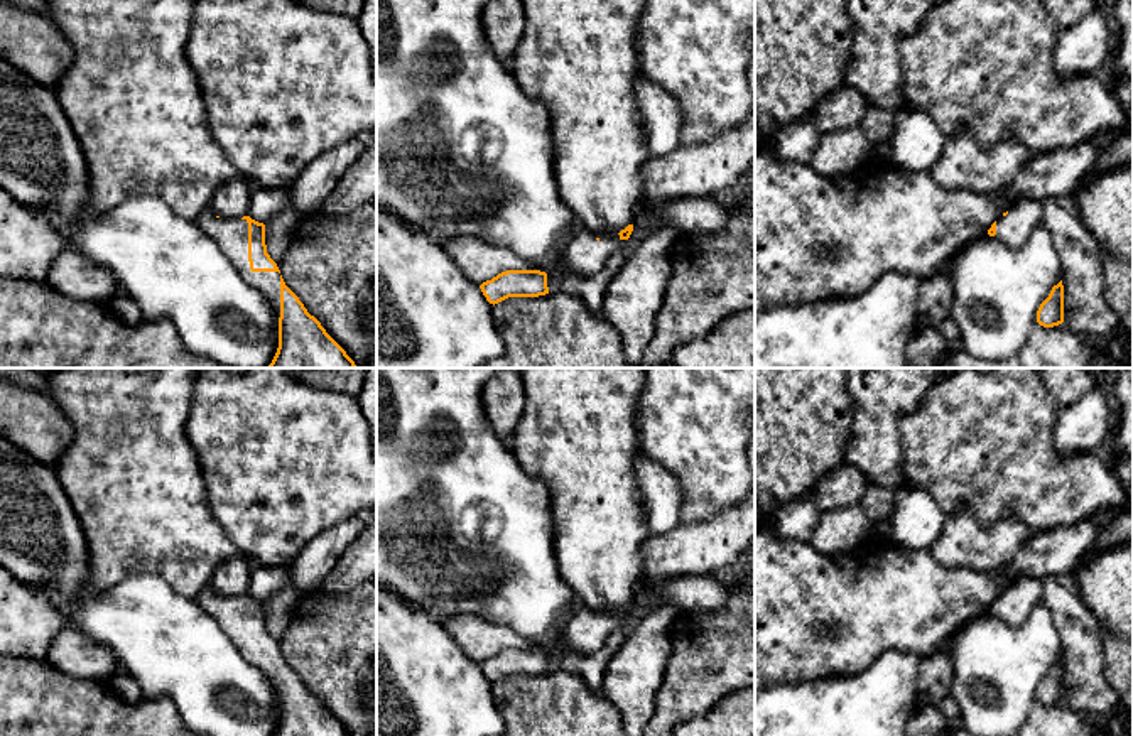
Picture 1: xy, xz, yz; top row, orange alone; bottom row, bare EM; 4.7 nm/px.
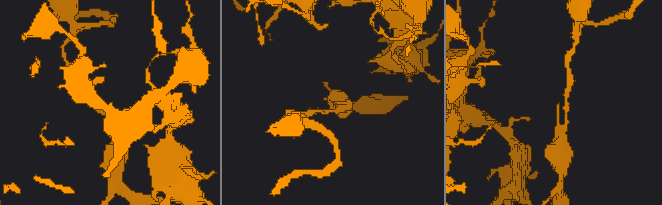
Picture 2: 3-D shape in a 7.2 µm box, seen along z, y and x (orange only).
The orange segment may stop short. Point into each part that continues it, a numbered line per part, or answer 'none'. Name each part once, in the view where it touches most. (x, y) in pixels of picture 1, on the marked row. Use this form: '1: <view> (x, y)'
1: xy (230, 233)

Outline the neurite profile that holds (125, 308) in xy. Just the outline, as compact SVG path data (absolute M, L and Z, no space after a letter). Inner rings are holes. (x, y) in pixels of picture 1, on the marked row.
M118 292L111 302L110 307L115 311L115 314L128 326L137 326L144 321L140 307L133 299L125 295L123 292Z

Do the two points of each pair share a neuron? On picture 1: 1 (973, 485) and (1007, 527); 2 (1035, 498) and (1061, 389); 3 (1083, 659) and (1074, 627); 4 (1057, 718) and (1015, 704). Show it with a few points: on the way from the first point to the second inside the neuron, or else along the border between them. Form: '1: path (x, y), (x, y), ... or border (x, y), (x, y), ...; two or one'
1: border (963, 503), (985, 525), (1017, 517), (1030, 532); two
2: border (1042, 385), (1057, 407); two
3: path (1083, 650), (1081, 635); one
4: border (1035, 699), (1027, 718); two

